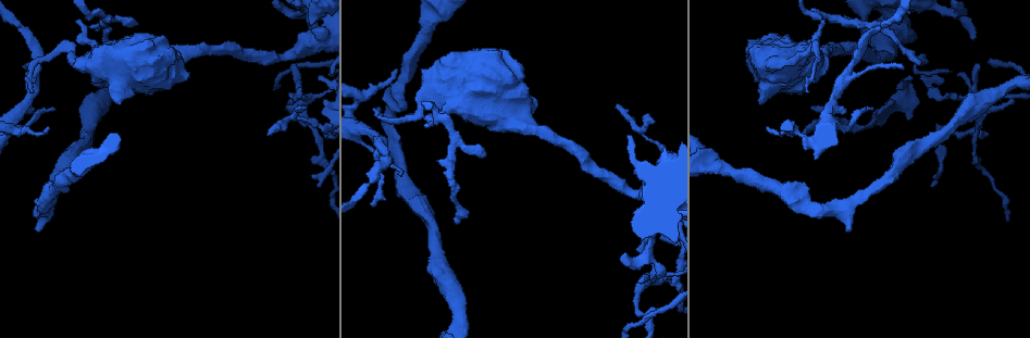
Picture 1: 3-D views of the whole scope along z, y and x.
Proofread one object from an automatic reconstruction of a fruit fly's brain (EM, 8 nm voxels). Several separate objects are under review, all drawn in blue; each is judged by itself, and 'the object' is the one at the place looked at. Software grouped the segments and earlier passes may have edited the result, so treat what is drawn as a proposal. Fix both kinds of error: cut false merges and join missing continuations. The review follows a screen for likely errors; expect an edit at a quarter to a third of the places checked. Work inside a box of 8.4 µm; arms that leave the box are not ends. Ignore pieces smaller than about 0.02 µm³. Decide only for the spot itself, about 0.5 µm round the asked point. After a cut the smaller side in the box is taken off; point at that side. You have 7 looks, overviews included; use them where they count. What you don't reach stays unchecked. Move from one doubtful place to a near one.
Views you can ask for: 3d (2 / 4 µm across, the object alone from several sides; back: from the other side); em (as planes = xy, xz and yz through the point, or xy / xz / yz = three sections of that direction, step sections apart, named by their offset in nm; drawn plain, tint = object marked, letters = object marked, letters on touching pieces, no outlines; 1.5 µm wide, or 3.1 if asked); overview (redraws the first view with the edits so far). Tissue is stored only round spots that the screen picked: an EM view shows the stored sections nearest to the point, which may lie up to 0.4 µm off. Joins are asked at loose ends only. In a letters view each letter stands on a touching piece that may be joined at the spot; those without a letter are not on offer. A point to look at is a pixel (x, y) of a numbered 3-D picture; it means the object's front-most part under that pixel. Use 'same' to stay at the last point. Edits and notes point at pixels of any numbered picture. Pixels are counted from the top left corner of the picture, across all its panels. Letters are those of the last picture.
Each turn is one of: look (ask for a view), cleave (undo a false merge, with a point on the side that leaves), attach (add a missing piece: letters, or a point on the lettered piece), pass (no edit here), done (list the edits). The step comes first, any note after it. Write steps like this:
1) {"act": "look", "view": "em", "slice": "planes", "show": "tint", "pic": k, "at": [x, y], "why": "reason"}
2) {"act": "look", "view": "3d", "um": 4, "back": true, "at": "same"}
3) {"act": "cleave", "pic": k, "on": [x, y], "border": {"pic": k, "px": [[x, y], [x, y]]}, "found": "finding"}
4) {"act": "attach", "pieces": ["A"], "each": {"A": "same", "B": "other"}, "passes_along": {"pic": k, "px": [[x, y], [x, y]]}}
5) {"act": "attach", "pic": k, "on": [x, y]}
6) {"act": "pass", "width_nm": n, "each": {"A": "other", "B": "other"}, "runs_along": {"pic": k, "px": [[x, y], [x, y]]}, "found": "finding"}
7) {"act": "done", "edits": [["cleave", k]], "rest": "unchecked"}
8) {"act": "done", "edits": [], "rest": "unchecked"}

{"act": "look", "view": "em", "slice": "xz", "step": 4, "show": "tint", "pic": 1, "at": [848, 230], "why": "branch stops here"}

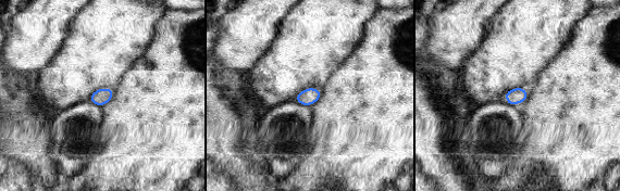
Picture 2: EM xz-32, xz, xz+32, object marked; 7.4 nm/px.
{"act": "look", "view": "em", "slice": "planes", "show": "letters", "at": "same"}

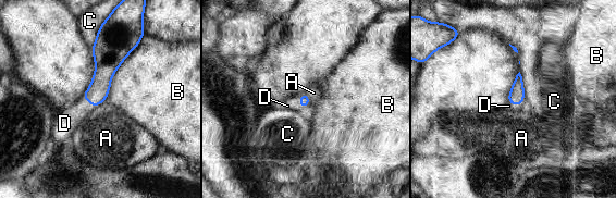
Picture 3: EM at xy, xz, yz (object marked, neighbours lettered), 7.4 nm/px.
{"act": "attach", "pieces": ["D"], "longest_contact_nm": ["B", 500], "each": {"A": "other", "B": "other", "C": "other", "D": "same"}, "passes_along": {"pic": 3, "px": [[304, 100], [299, 101], [292, 102]]}, "found": "the neuron continues"}

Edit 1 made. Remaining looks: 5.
{"act": "look", "view": "overview"}

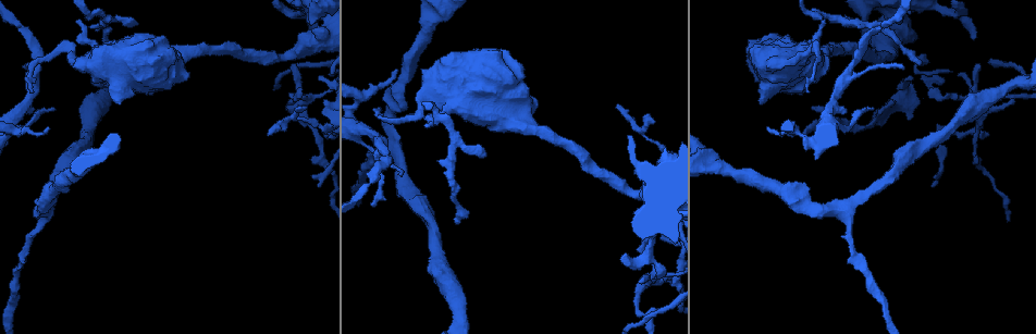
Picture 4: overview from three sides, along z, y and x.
{"act": "look", "view": "em", "slice": "planes", "show": "letters", "pic": 4, "at": [10, 117], "why": "sharp bend"}

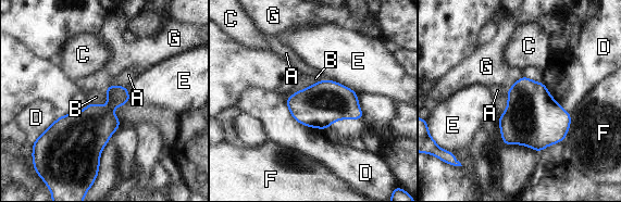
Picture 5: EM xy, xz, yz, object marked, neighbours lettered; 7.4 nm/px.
{"act": "pass", "width_nm": 320, "each": {"A": "other", "B": "other", "C": "other", "D": "other", "E": "other", "F": "other", "G": "other"}, "border": {"pic": 5, "px": [[522, 76], [506, 90]]}, "found": "all the same neuron"}

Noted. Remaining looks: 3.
{"act": "done", "edits": [["attach", 3]], "rest": "unchecked"}

